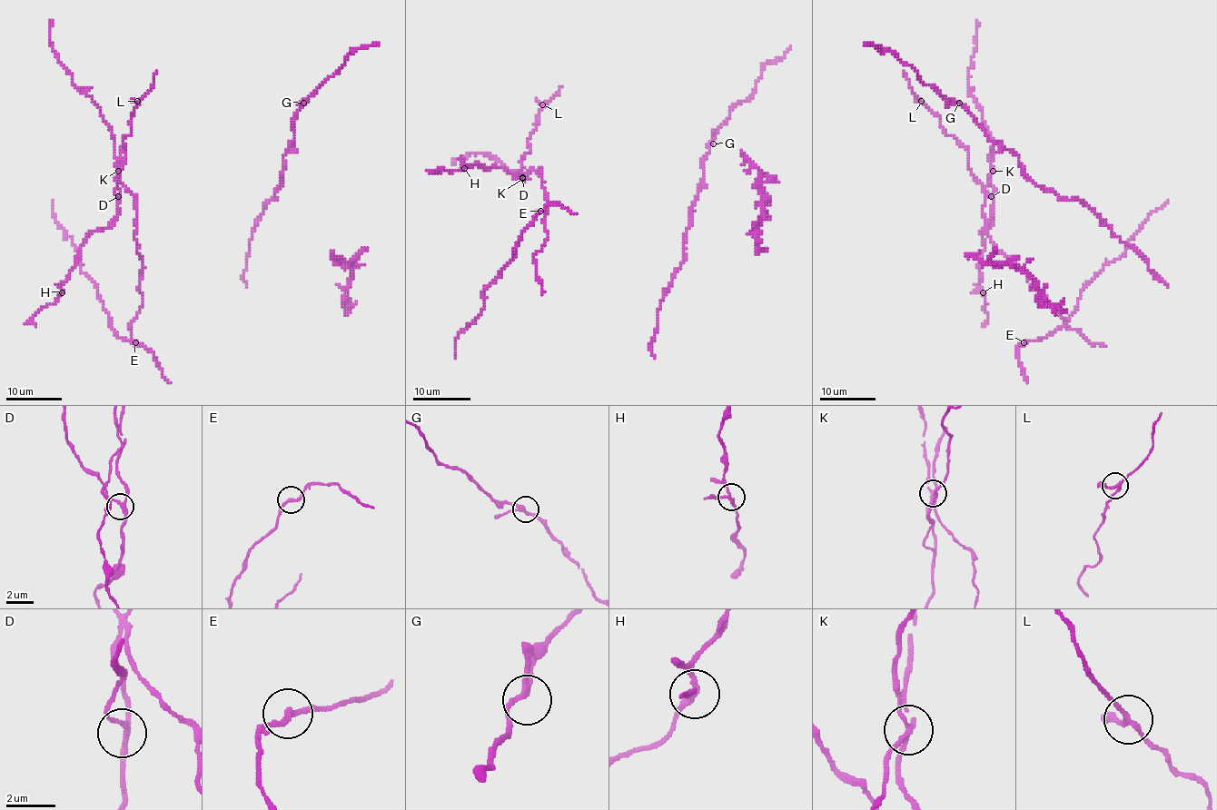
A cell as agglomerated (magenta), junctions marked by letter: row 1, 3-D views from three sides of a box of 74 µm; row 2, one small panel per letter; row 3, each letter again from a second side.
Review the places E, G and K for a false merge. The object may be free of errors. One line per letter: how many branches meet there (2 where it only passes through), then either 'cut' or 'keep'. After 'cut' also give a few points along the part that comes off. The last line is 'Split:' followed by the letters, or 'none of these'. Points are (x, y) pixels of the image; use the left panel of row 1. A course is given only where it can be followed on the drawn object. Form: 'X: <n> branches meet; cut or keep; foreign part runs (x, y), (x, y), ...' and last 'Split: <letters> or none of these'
E: 2 branches meet; keep
G: 3 branches meet; keep
K: 3 branches meet; cut; foreign part runs (118, 171), (116, 219), (88, 236), (62, 285), (62, 293), (32, 319), (36, 326)
Split: K

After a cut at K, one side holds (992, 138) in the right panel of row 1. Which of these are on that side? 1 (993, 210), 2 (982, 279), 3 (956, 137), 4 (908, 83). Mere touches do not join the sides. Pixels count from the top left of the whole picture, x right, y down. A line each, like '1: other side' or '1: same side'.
1: other side
2: other side
3: other side
4: other side

